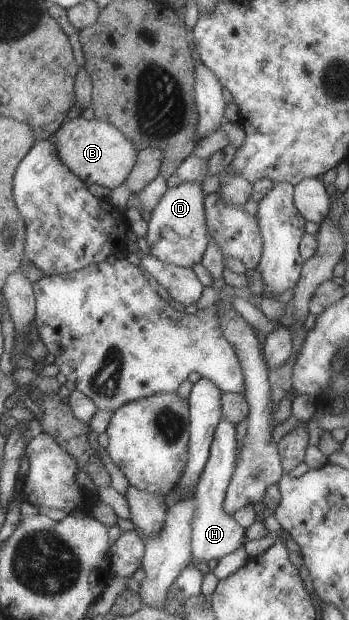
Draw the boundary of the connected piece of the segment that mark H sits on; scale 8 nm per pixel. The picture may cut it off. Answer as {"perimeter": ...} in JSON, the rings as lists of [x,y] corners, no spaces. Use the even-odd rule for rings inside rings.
{"perimeter":[[[222,418],[215,426],[209,455],[193,492],[195,496],[195,513],[191,522],[191,558],[198,563],[206,563],[212,558],[222,558],[244,542],[245,529],[222,509],[225,490],[237,463],[237,442],[235,424]]]}

